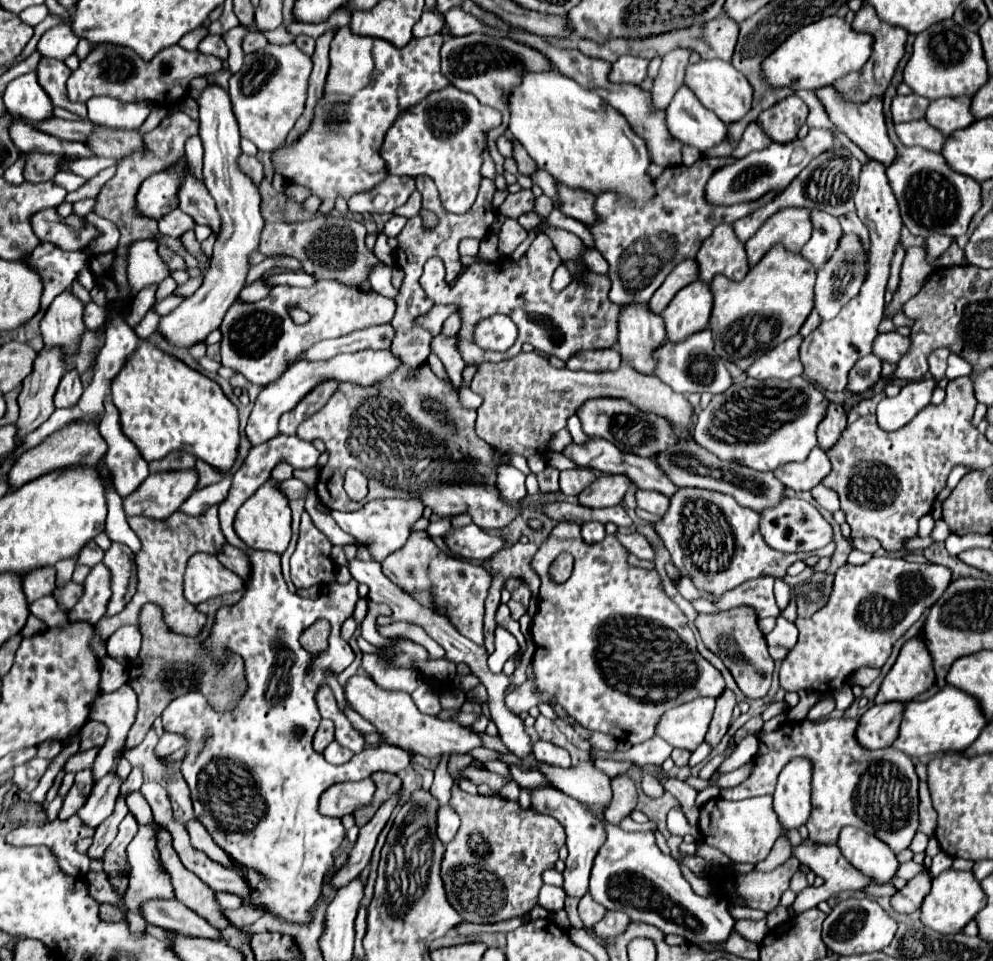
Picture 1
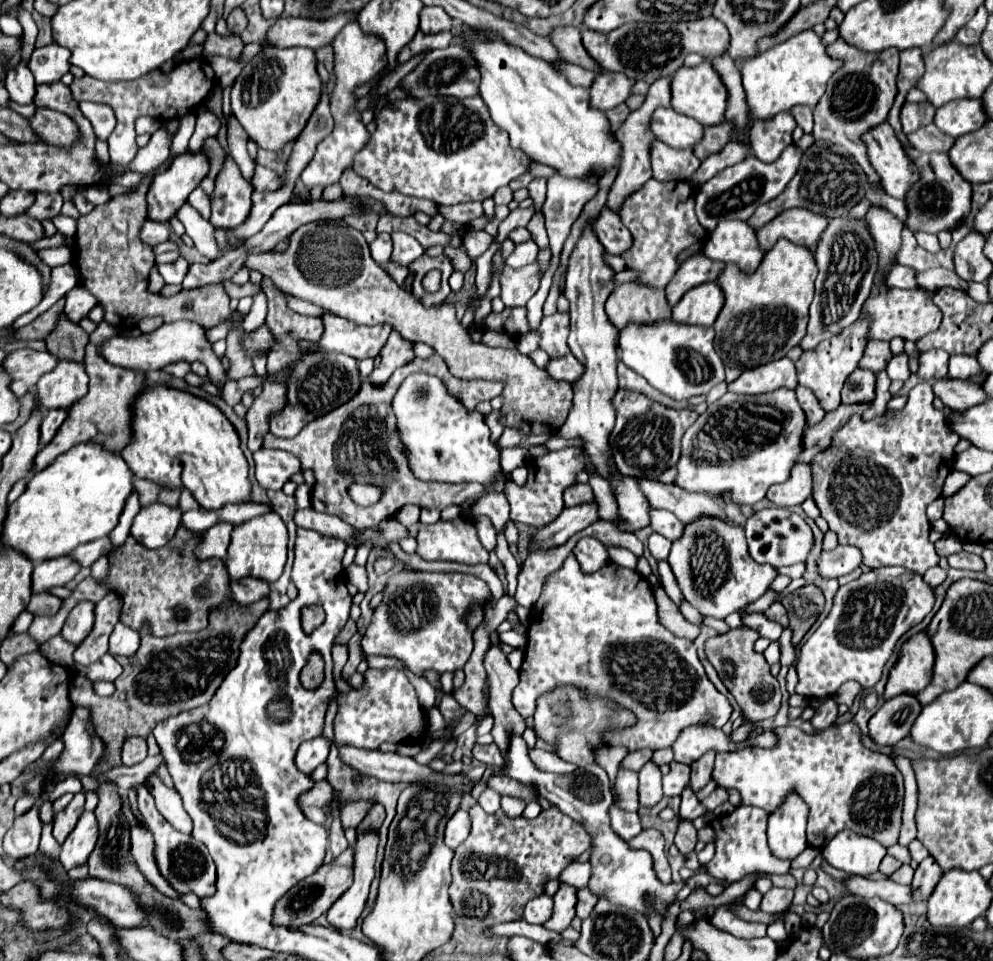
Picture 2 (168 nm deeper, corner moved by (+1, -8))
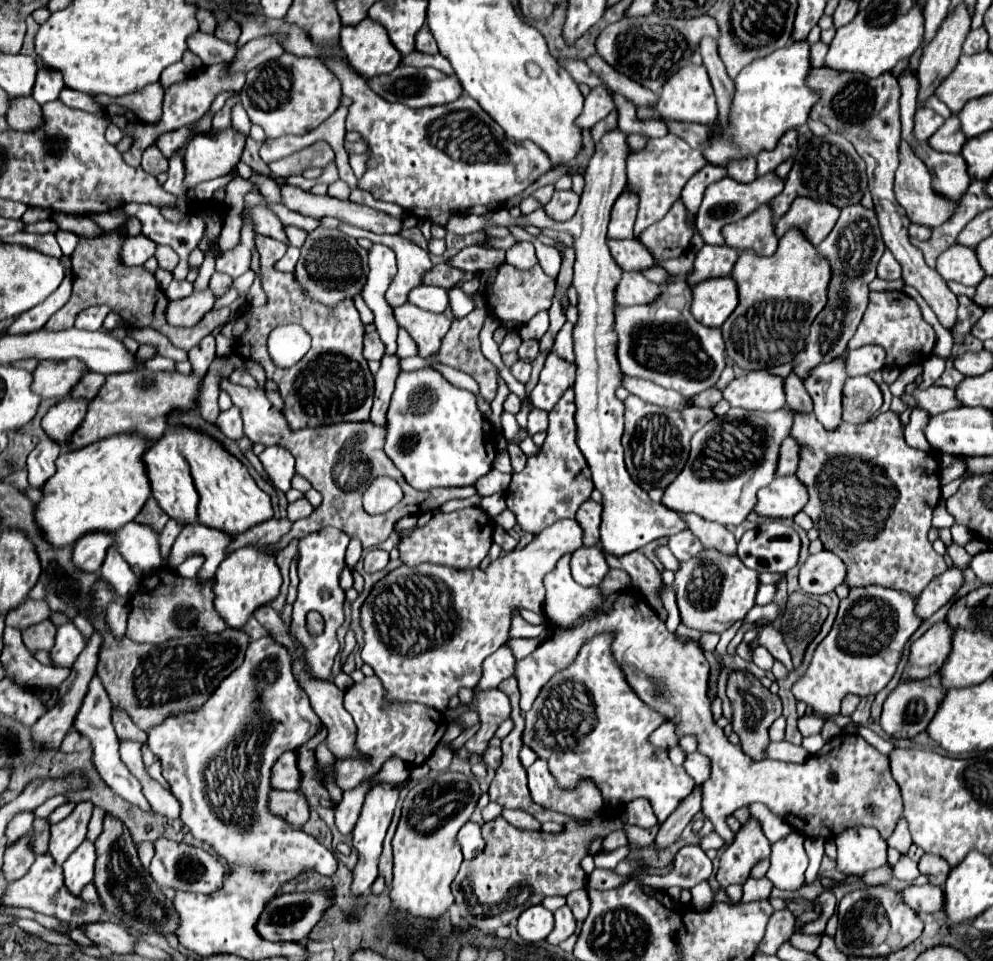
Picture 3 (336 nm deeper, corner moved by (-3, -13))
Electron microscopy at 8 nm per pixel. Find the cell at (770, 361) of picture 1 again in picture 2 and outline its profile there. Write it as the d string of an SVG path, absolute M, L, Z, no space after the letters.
M784 357L780 361L772 361L754 369L744 369L736 381L728 383L728 391L740 395L760 395L776 391L780 387L796 389L796 385L798 381L794 363Z

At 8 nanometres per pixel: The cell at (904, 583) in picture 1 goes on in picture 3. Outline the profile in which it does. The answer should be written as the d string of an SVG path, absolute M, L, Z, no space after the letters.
M884 586L852 588L850 594L840 600L840 610L838 610L832 630L816 646L806 672L792 686L792 694L796 696L796 700L802 700L808 706L812 706L814 712L822 718L830 714L838 714L840 702L848 692L858 694L858 696L878 694L892 680L896 666L900 662L900 656L902 656L902 648L908 642L908 638L918 630L920 624L922 624L922 618L916 614L916 598L912 598L912 594L904 594L900 590L898 592L888 590Z

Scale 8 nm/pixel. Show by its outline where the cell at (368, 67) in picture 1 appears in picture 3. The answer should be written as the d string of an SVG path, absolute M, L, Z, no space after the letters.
M364 18L356 26L344 26L340 38L348 64L366 79L392 72L402 58L384 26L370 18Z

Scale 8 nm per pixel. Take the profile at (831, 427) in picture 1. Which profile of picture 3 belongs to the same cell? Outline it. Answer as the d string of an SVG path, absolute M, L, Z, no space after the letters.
M796 374L786 376L784 382L784 390L786 390L786 404L798 412L798 414L810 414L812 412L812 398L806 392L804 384L800 378L796 378Z

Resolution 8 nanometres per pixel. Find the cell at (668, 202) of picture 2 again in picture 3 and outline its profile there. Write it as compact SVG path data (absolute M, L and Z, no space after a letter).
M678 200L660 222L648 226L640 234L640 242L648 246L648 250L654 254L656 264L660 264L664 260L672 260L684 254L690 248L692 236L694 236L694 218L692 214L688 214L686 206Z

